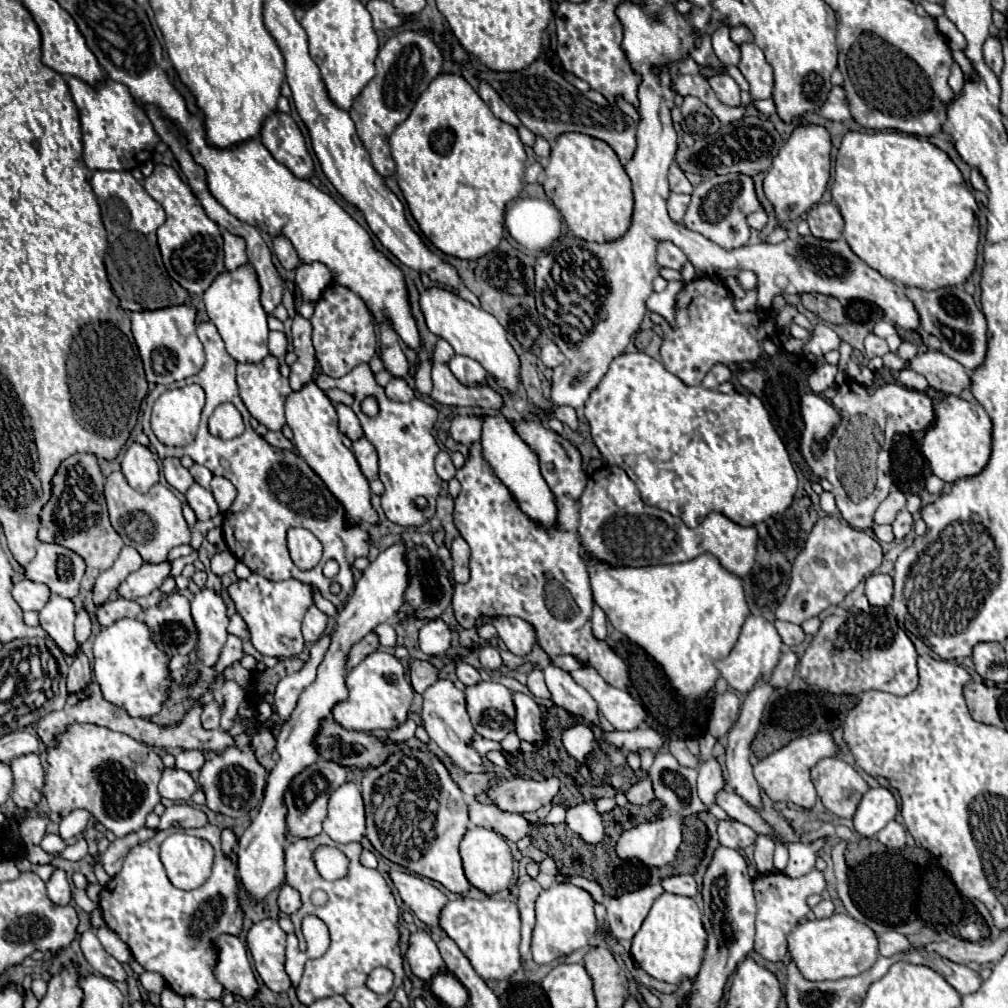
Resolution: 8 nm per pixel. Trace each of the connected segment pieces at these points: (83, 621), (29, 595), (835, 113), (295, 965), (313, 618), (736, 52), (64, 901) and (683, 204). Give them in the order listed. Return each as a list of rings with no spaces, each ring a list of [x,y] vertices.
[[[80,611],[76,617],[76,639],[80,643],[84,643],[90,637],[90,625],[92,625],[90,615],[86,611]]]
[[[22,579],[14,585],[12,597],[22,607],[22,611],[42,611],[42,607],[50,599],[50,589],[44,583],[34,583],[34,581]]]
[[[832,87],[826,103],[822,107],[818,107],[816,113],[826,117],[826,119],[832,119],[832,121],[846,121],[846,119],[850,119],[848,103],[844,99],[844,89],[842,87]]]
[[[294,933],[288,935],[288,945],[286,945],[286,973],[292,981],[292,987],[296,989],[296,985],[300,983],[302,971],[304,971],[304,963],[306,963],[306,953],[302,953],[298,949],[298,939]]]
[[[312,605],[306,611],[306,617],[302,621],[302,637],[306,643],[316,643],[324,631],[326,631],[326,623],[328,623],[328,615],[324,615],[316,605]]]
[[[720,27],[720,29],[714,31],[714,35],[712,35],[712,47],[714,47],[716,57],[722,63],[726,63],[726,65],[738,65],[738,61],[740,61],[740,47],[736,43],[732,43],[728,27]]]
[[[56,869],[50,881],[46,883],[48,897],[54,905],[68,905],[70,903],[70,881],[62,869]]]
[[[670,193],[670,199],[668,199],[668,213],[670,213],[670,219],[676,221],[676,223],[682,223],[682,217],[684,217],[684,213],[686,213],[688,203],[690,203],[690,195]]]

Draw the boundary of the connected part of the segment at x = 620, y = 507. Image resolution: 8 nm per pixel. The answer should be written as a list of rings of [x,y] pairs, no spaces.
[[[608,465],[596,471],[588,479],[580,503],[582,509],[578,533],[582,547],[588,557],[602,561],[610,567],[646,567],[660,563],[662,565],[682,563],[694,559],[700,553],[716,555],[728,571],[740,577],[744,577],[754,565],[758,543],[756,527],[742,527],[722,513],[710,513],[698,527],[690,529],[668,511],[646,505],[634,481],[620,467]]]

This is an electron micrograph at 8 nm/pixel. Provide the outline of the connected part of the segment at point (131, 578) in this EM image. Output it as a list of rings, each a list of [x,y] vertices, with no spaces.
[[[162,561],[156,565],[142,565],[138,571],[126,577],[126,581],[118,587],[118,593],[126,599],[146,597],[154,589],[158,589],[164,583],[164,579],[168,579],[170,569],[172,569],[170,561]]]

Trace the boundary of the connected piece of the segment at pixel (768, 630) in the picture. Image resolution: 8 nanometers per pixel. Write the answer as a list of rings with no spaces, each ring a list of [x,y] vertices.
[[[748,615],[748,619],[742,625],[742,633],[740,633],[734,649],[730,651],[728,657],[720,659],[716,663],[716,667],[732,689],[748,693],[760,675],[772,675],[772,671],[780,659],[780,647],[782,647],[782,639],[774,627],[774,623],[770,623],[764,617]]]

